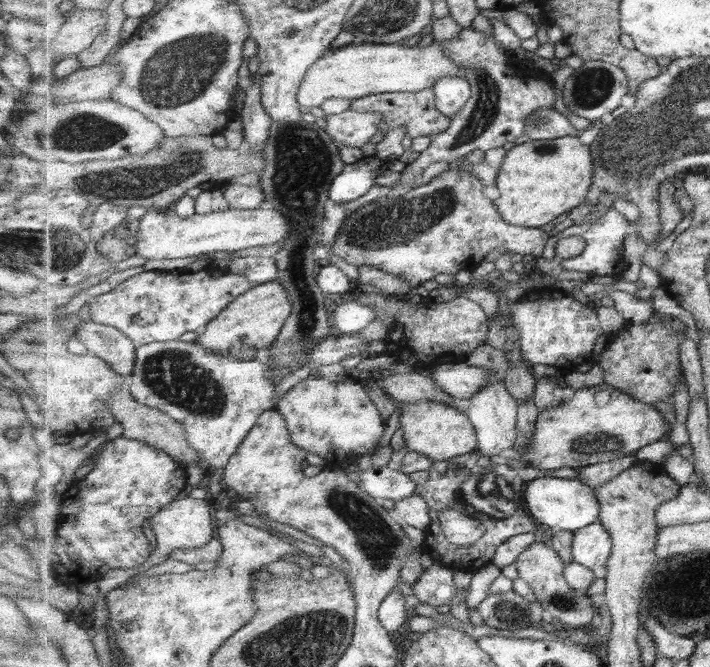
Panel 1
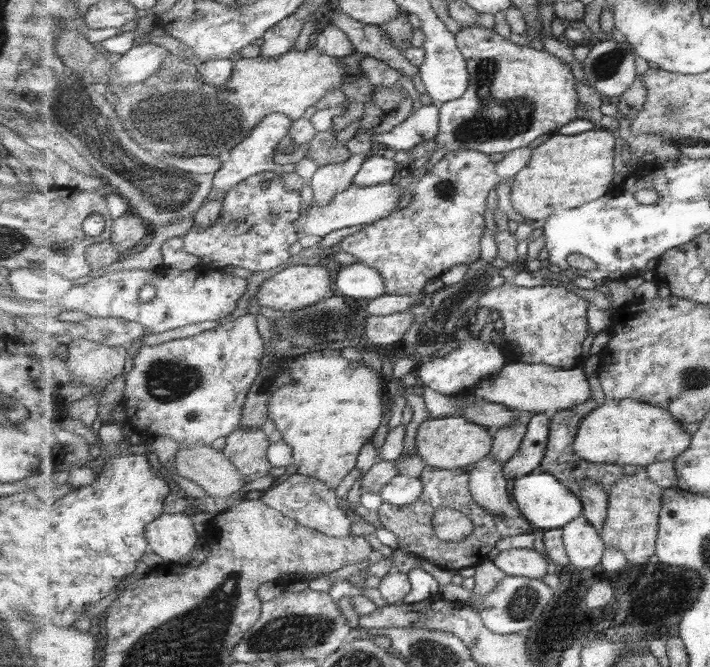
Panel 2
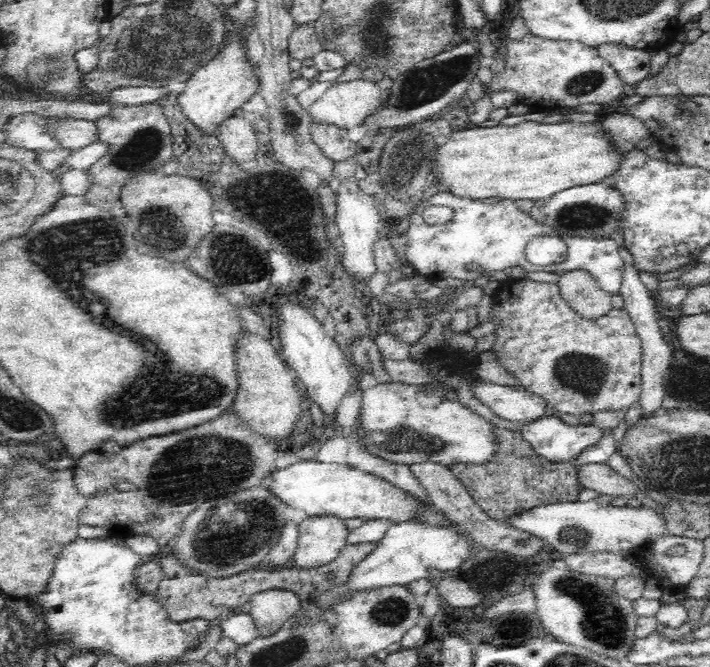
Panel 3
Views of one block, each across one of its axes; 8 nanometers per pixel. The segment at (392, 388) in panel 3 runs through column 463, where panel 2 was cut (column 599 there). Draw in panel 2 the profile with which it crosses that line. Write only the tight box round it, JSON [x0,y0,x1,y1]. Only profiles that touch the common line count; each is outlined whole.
[573,398,692,466]

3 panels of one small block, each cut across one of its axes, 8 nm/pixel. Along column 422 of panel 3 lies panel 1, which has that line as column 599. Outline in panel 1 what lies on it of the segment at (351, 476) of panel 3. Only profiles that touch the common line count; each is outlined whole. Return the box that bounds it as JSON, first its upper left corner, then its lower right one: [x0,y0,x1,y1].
[522,477,601,532]

